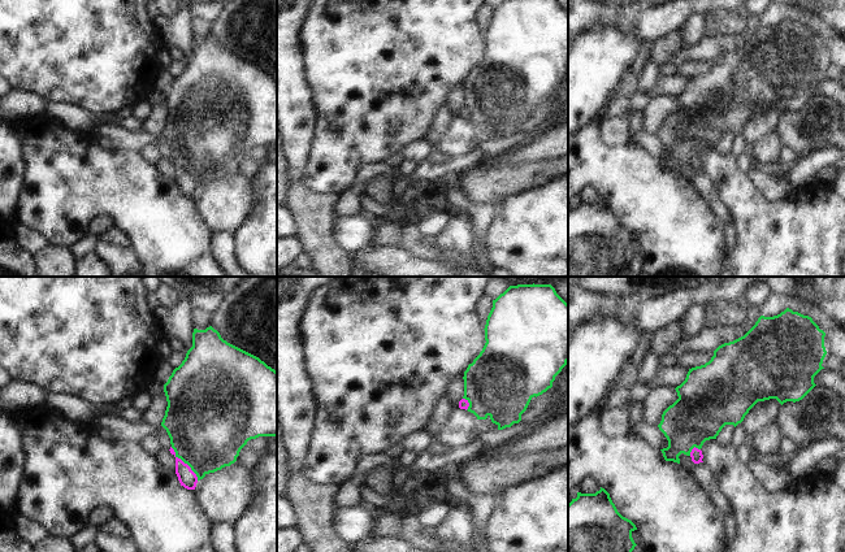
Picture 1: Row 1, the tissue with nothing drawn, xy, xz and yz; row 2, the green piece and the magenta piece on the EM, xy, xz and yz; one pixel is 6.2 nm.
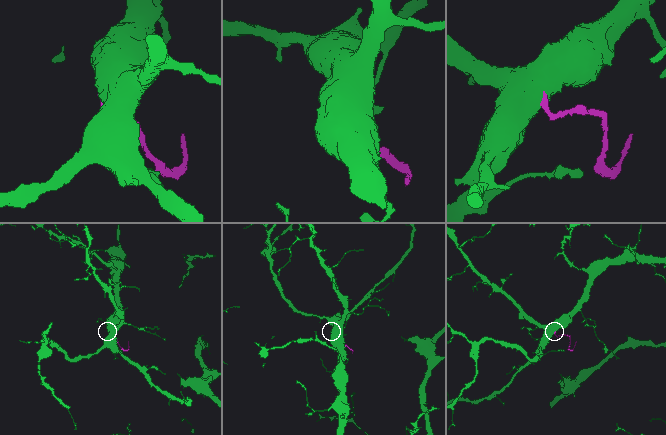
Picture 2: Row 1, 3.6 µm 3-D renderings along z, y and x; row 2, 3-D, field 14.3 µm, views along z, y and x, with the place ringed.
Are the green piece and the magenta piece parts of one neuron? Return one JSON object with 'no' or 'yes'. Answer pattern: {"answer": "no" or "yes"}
{"answer": "no"}

